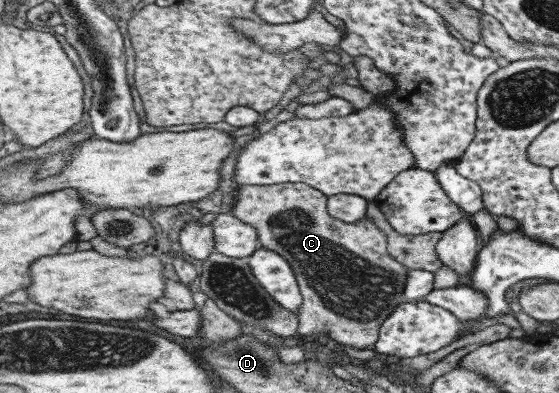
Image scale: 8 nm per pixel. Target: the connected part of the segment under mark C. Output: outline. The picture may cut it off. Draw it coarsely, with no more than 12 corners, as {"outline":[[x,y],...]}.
{"outline":[[307,184],[238,186],[230,213],[283,257],[296,333],[371,348],[406,271],[366,217]]}

